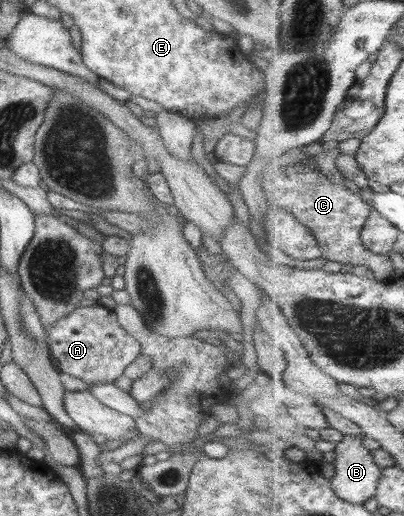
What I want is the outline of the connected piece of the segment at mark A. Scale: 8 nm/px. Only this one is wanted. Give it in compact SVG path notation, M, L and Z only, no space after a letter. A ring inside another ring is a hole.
M83 303L48 328L45 342L51 358L58 362L60 374L79 378L87 387L94 383L112 383L141 354L139 342L117 323L112 310L95 303Z

